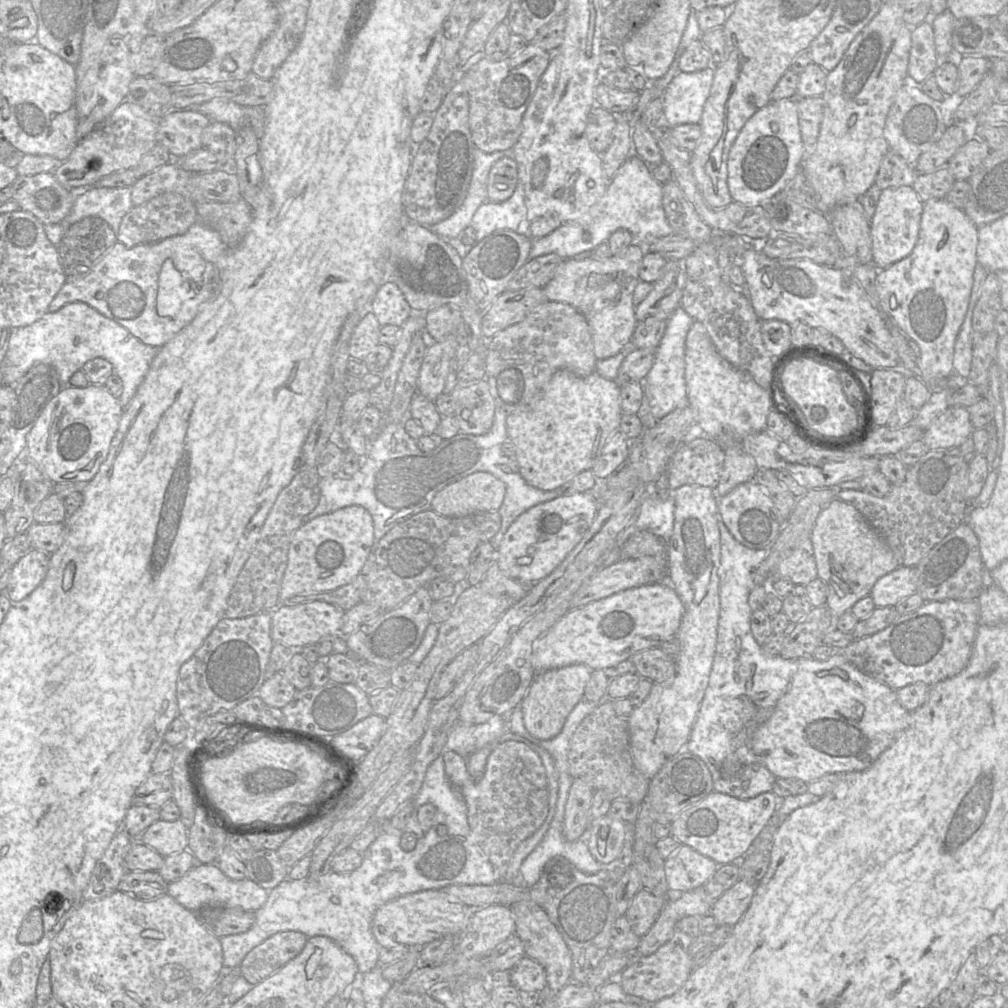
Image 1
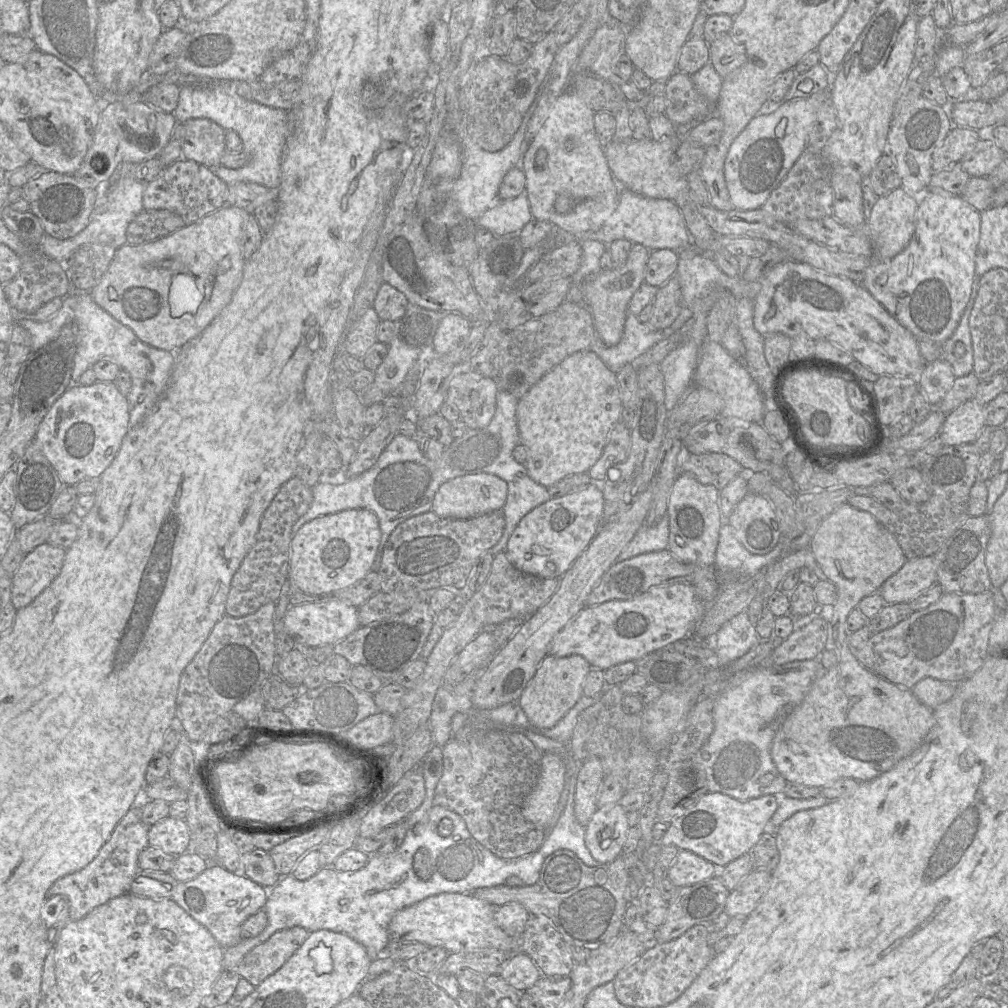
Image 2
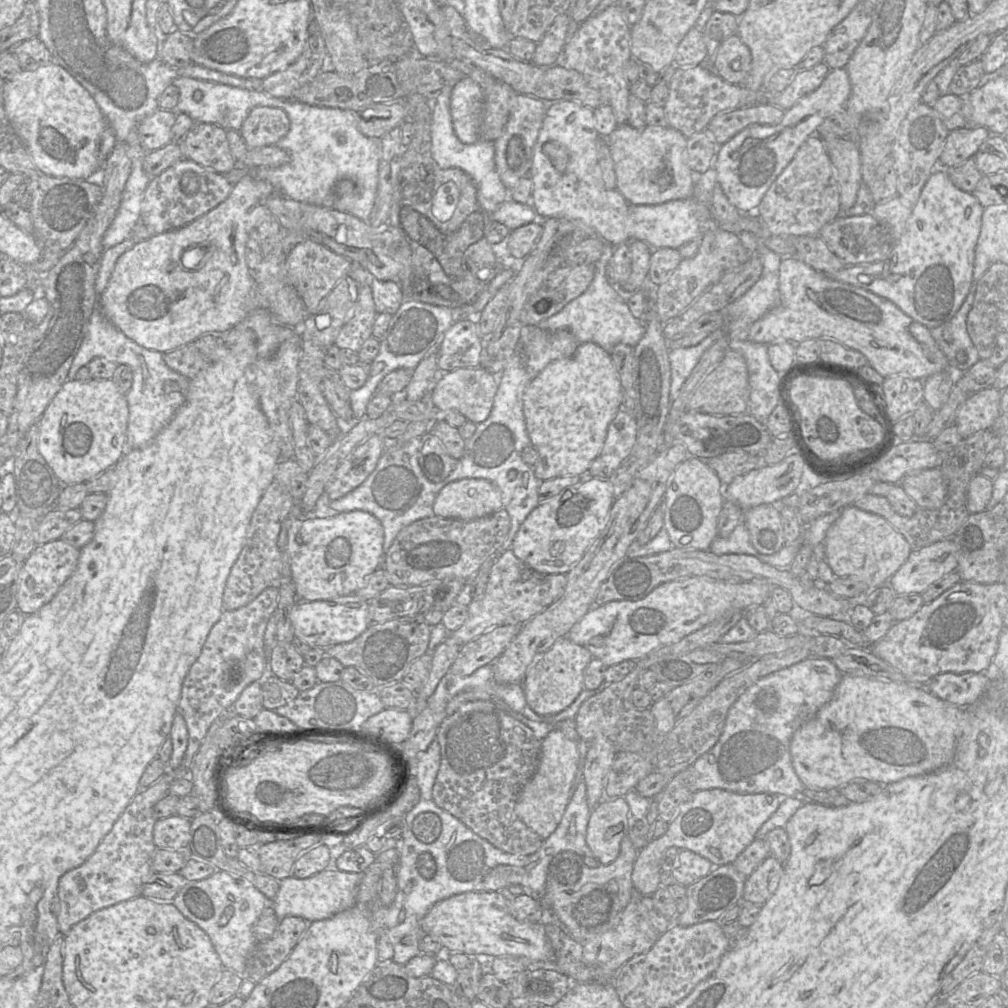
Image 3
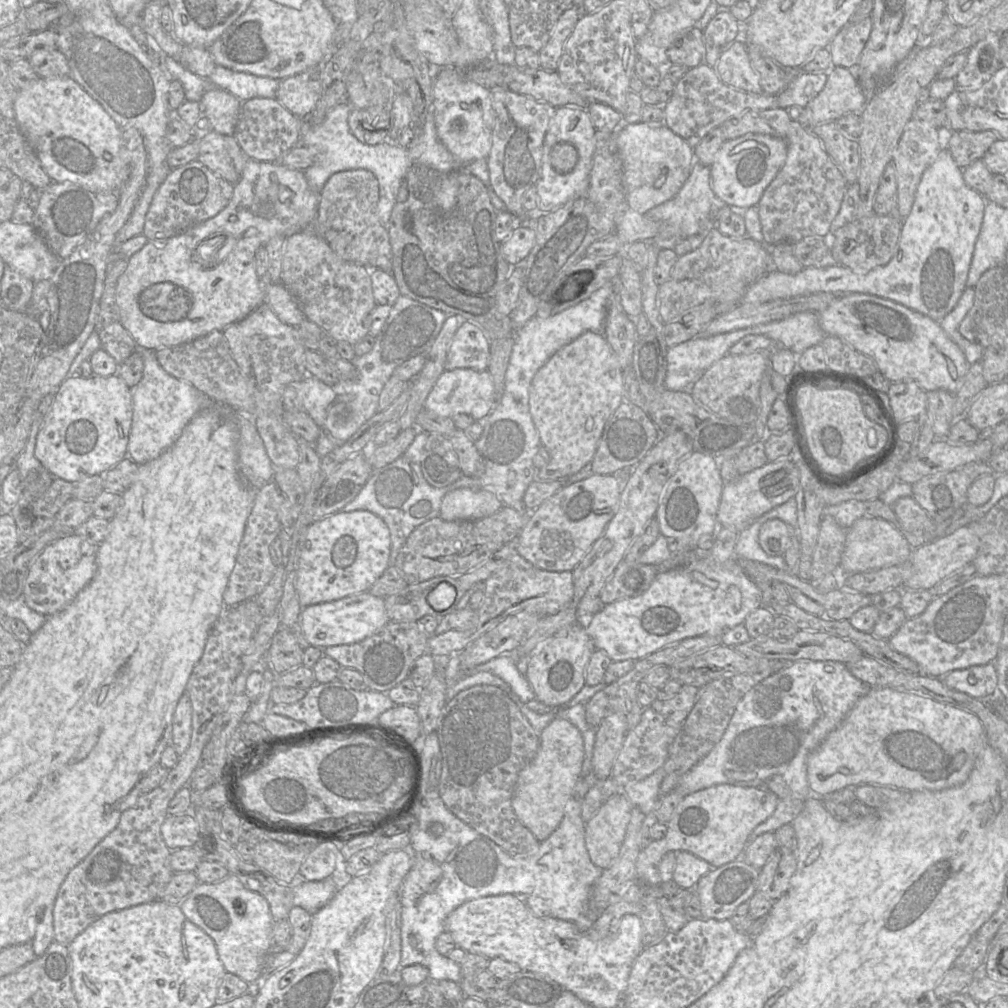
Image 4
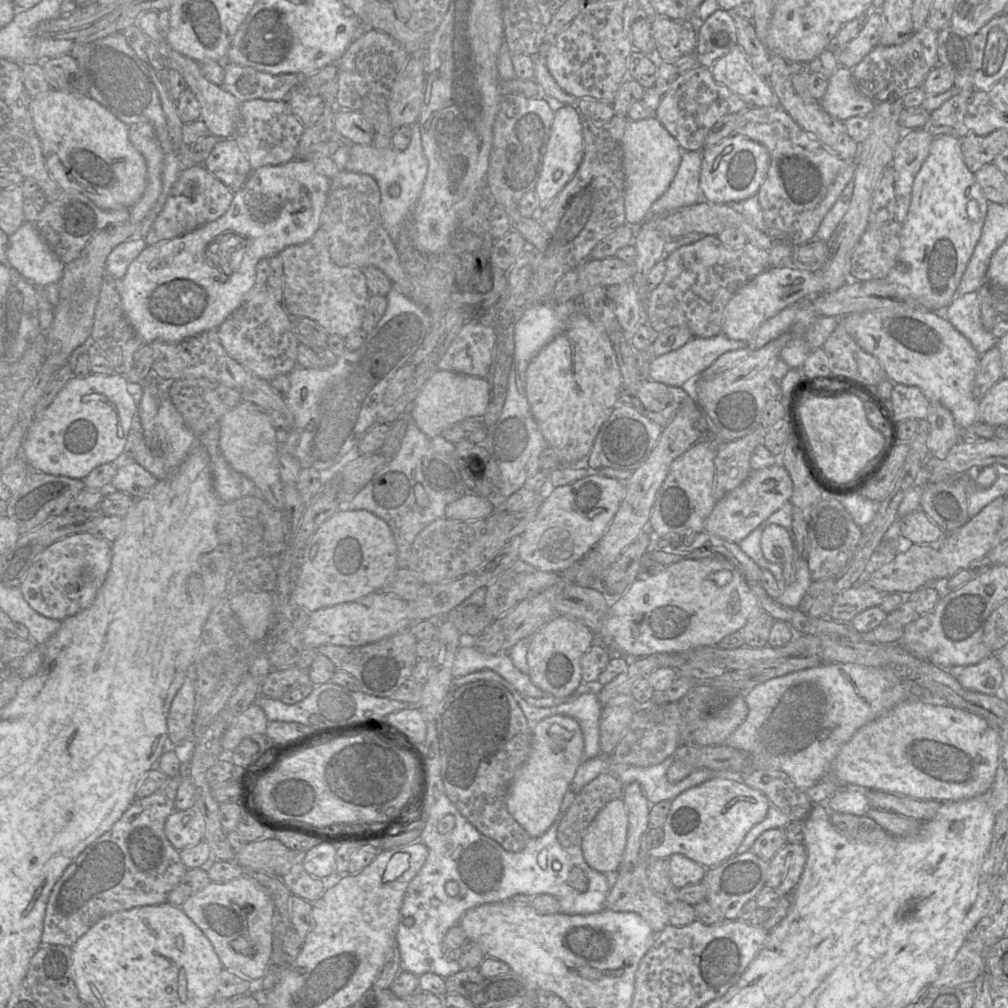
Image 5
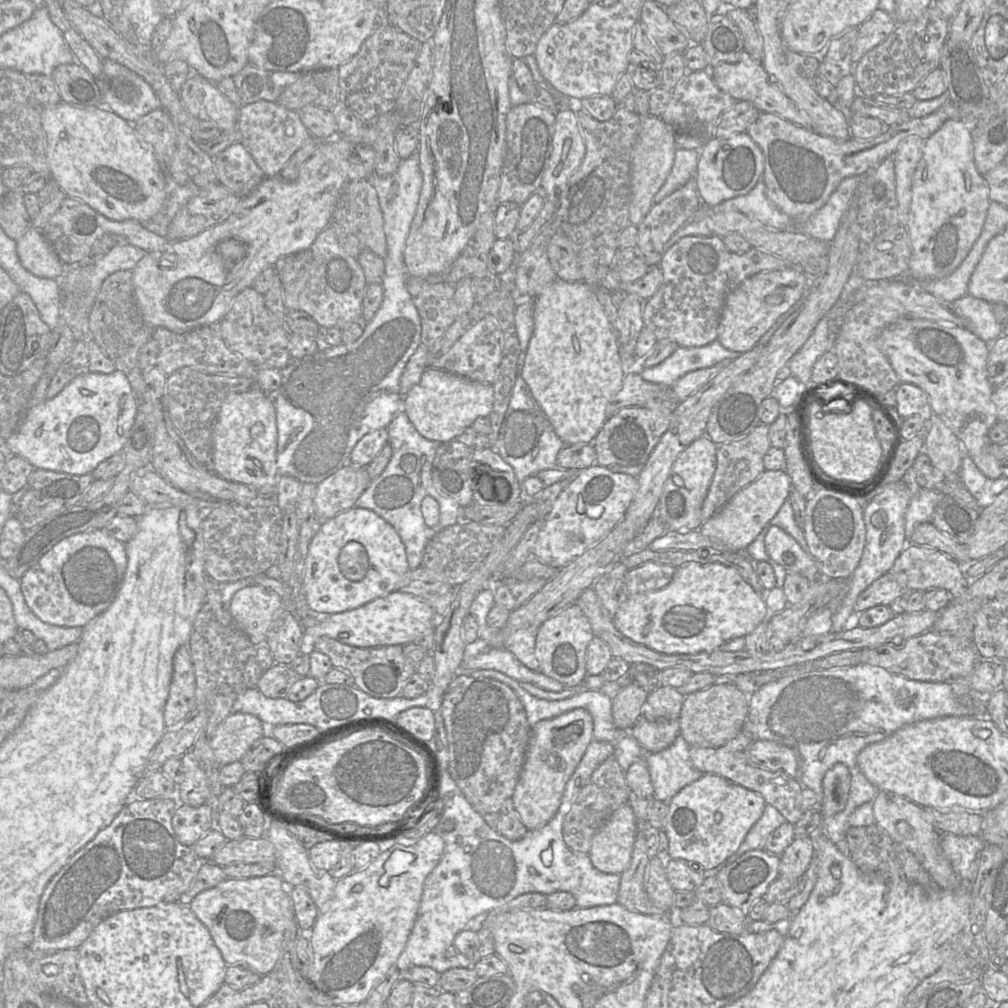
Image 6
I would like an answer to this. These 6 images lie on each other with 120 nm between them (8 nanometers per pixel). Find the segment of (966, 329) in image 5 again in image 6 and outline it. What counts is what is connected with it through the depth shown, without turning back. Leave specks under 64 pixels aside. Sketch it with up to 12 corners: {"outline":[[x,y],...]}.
{"outline":[[967,294],[952,304],[964,327],[990,345],[1003,334],[990,303]]}

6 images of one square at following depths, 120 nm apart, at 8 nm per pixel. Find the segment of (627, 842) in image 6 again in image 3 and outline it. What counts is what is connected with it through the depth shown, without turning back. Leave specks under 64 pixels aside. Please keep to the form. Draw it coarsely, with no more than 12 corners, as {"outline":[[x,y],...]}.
{"outline":[[624,797],[591,810],[586,842],[600,864],[617,858],[631,823]]}

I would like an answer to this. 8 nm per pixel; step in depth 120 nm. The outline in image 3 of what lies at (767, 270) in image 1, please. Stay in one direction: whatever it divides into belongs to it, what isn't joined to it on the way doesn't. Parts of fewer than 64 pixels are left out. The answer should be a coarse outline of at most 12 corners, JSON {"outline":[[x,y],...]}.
{"outline":[[782,257],[747,340],[831,339],[884,378],[950,370],[891,301]]}

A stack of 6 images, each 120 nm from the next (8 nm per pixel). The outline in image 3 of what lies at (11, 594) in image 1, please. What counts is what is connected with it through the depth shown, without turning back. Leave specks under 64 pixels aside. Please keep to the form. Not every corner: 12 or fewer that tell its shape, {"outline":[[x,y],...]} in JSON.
{"outline":[[35,547],[19,575],[17,610],[38,611],[74,573],[80,549]]}

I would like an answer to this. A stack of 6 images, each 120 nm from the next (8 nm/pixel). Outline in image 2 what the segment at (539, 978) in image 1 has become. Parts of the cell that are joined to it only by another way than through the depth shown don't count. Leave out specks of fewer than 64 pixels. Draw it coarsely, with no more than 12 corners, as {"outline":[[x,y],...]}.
{"outline":[[527,954],[503,962],[499,975],[517,991],[531,988],[542,973]]}

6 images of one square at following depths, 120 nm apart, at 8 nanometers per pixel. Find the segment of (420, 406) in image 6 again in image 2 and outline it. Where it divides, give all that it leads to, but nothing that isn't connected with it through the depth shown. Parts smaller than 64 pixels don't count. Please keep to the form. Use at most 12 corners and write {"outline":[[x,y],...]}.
{"outline":[[458,369],[446,402],[469,429],[494,417],[493,378]]}

